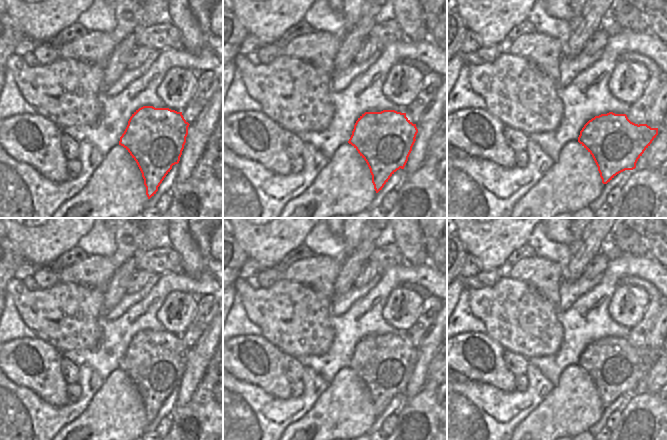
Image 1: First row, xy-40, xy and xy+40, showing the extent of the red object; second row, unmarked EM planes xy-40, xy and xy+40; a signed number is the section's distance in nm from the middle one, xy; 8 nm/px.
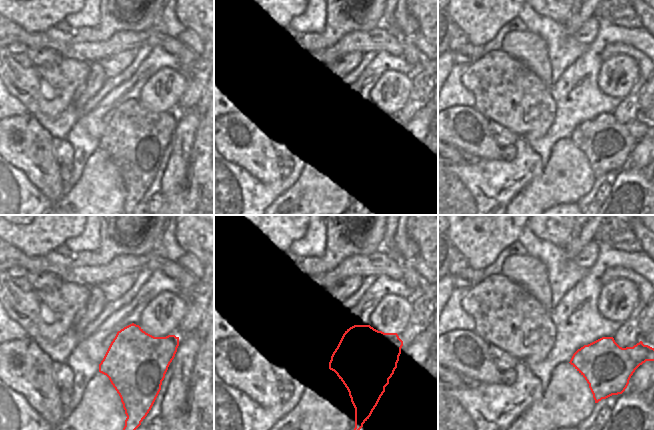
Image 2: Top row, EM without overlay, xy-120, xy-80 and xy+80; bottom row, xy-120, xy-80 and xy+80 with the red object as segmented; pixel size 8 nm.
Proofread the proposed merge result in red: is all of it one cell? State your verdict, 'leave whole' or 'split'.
split

